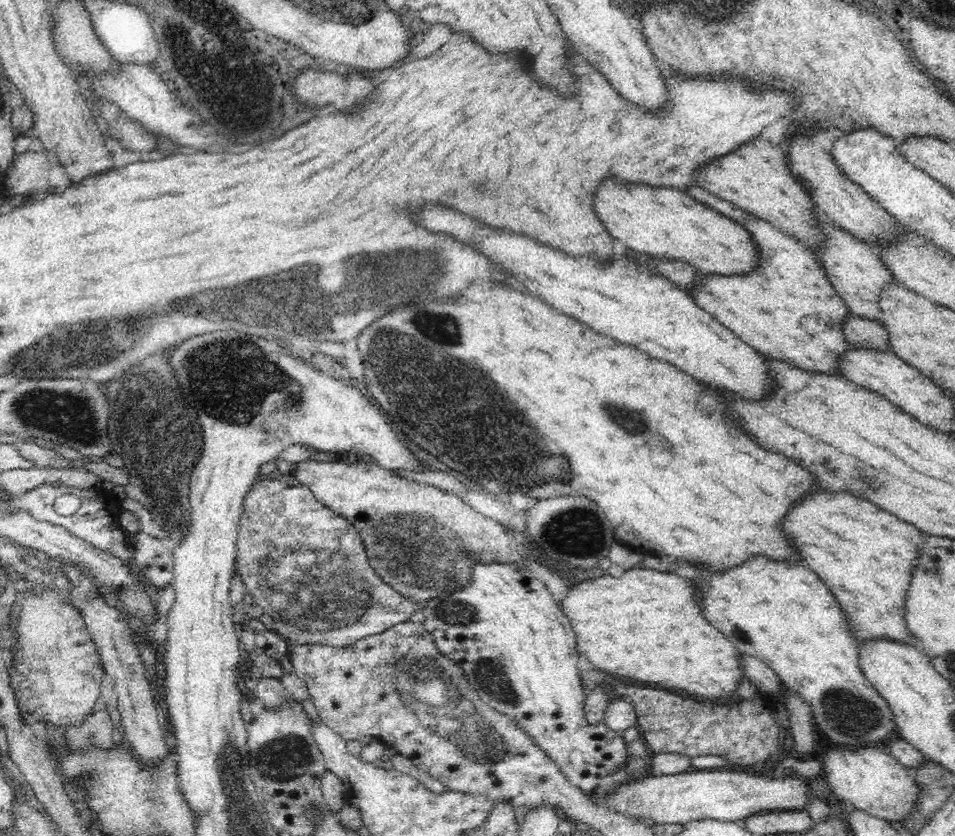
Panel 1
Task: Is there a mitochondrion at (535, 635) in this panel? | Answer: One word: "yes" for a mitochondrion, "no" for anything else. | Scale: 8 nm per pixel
no

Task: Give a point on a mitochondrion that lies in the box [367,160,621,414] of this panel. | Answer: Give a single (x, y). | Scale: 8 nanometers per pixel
(431, 323)

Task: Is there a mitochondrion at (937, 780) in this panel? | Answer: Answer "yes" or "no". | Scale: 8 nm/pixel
yes

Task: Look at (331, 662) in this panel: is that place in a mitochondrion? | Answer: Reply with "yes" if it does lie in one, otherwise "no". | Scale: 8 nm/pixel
no

